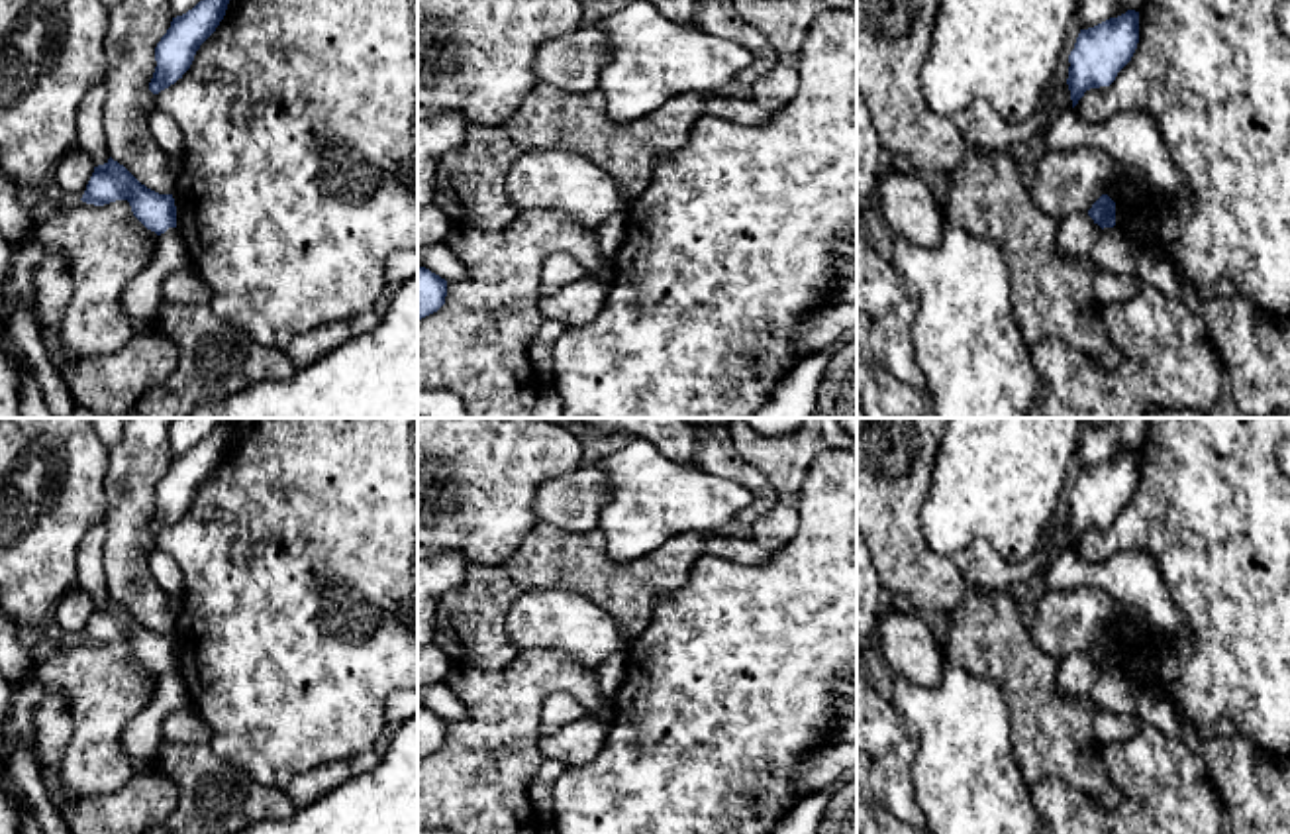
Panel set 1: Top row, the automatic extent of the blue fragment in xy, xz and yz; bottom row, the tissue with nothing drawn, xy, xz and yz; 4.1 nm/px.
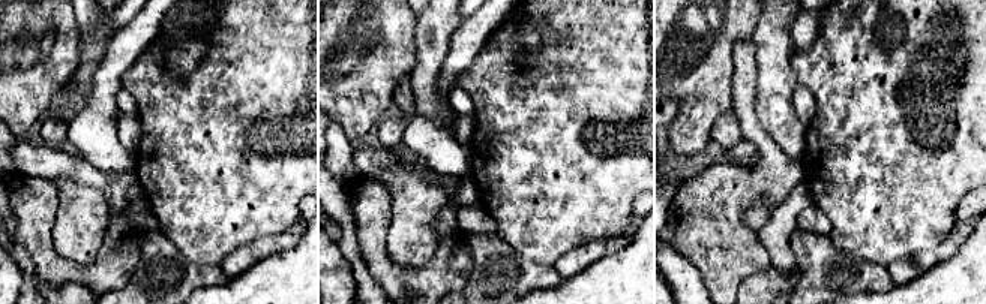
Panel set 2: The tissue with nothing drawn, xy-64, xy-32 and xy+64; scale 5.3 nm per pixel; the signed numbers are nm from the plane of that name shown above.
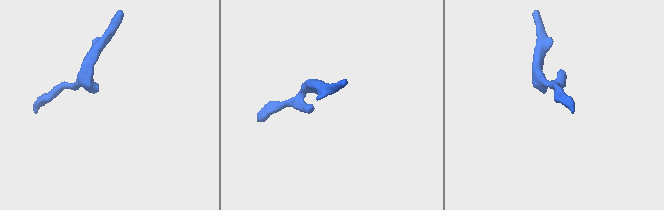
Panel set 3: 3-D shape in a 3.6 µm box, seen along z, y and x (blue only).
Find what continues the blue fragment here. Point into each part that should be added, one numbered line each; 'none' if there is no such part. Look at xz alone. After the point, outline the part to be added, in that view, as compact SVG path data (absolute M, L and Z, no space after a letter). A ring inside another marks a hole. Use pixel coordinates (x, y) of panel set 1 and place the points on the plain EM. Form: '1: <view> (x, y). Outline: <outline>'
none

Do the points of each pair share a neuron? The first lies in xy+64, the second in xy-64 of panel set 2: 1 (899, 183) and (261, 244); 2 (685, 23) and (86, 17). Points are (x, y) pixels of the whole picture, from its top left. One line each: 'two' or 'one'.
1: two
2: two

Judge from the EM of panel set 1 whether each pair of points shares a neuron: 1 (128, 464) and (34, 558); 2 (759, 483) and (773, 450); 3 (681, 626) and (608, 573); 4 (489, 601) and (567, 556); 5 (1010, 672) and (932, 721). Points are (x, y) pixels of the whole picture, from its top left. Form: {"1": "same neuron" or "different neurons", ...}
{"1": "different neurons", "2": "different neurons", "3": "different neurons", "4": "same neuron", "5": "different neurons"}

